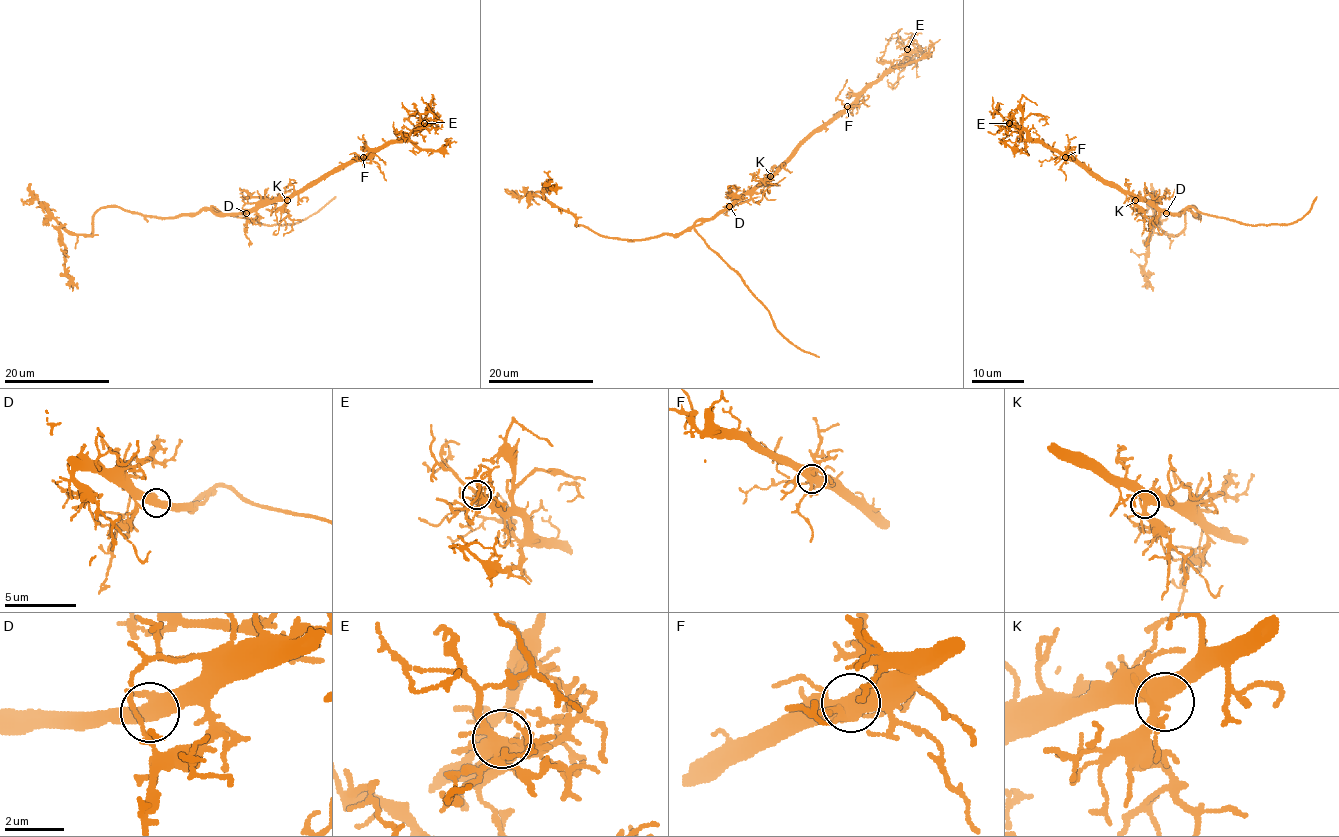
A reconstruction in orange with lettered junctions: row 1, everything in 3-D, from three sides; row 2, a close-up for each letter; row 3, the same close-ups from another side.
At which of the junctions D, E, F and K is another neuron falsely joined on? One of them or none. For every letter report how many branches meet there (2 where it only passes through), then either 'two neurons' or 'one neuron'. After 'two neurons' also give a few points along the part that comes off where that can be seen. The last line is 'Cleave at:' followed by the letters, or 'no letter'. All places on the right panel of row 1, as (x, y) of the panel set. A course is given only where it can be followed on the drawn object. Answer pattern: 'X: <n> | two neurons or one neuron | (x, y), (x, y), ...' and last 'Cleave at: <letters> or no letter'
D: 2 | one neuron
E: 4 | one neuron
F: 3 | one neuron
K: 6 | one neuron
Cleave at: no letter

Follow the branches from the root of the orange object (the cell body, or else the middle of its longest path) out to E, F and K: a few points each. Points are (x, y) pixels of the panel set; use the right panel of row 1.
E: (1169, 212), (1147, 200), (1137, 200), (1121, 193), (1077, 161), (1064, 158), (1009, 123)
F: (1169, 212), (1147, 200), (1137, 200), (1121, 193), (1088, 168), (1065, 157)
K: (1169, 212), (1147, 200), (1135, 200)

